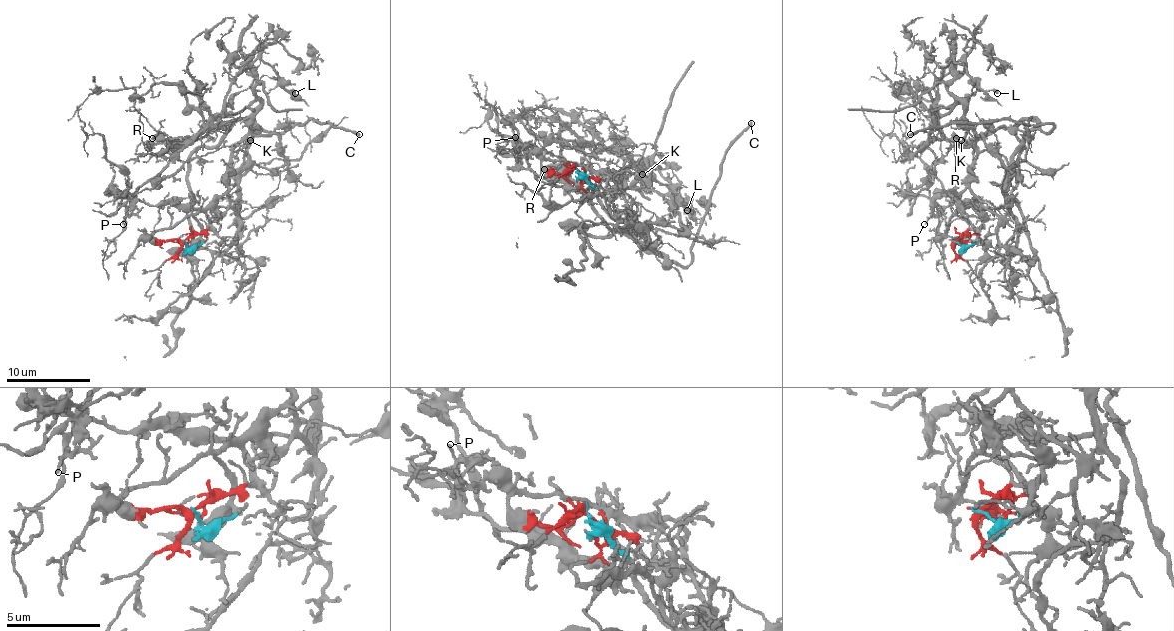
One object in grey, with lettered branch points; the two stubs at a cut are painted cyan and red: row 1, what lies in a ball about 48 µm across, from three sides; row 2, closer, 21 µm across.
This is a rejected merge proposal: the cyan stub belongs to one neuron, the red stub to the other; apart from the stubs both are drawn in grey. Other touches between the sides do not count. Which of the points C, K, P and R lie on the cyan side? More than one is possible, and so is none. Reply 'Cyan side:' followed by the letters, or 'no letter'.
Cyan side: K

